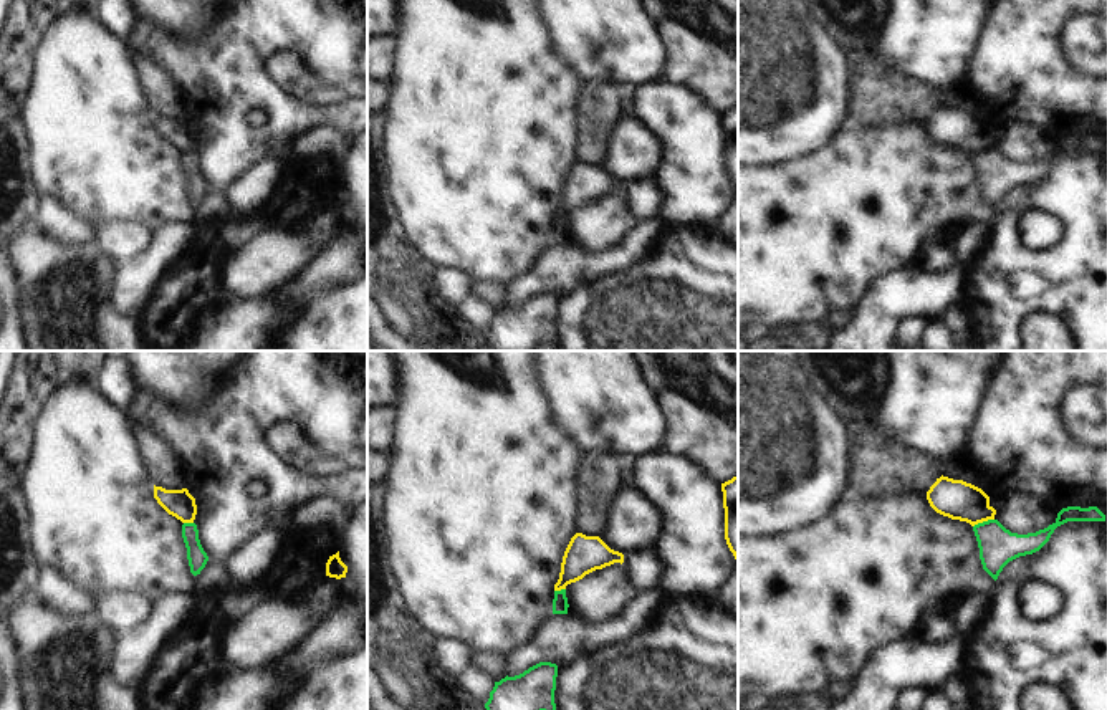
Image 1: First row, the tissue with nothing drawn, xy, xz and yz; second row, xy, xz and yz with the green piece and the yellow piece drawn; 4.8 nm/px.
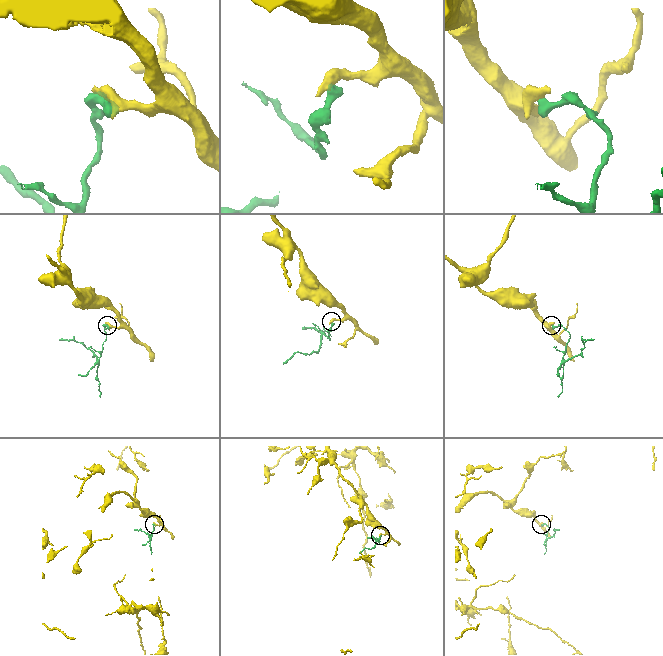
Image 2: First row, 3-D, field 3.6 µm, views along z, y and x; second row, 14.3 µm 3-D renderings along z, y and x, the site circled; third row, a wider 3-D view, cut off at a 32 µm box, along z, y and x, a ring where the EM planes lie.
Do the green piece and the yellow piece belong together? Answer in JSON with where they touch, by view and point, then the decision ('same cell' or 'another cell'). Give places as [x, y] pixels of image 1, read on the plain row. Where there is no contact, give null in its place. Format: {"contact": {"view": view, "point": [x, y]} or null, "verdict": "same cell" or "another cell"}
{"contact": {"view": "yz", "point": [983, 151]}, "verdict": "another cell"}

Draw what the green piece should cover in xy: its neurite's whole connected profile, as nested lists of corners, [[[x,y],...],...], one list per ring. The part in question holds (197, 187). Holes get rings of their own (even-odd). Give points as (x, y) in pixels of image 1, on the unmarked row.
[[[184,152],[182,154],[182,167],[187,177],[187,189],[190,195],[190,202],[194,205],[200,204],[200,200],[205,197],[208,185],[204,180],[200,169],[199,169],[199,159],[195,152]]]

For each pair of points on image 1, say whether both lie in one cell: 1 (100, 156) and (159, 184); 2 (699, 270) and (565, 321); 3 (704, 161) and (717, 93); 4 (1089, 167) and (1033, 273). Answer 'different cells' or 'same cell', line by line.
1: same cell
2: same cell
3: different cells
4: same cell

